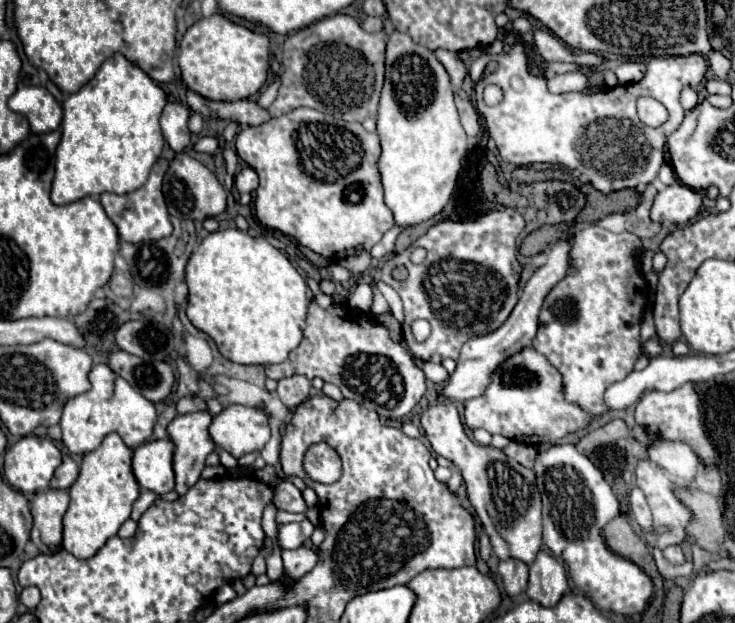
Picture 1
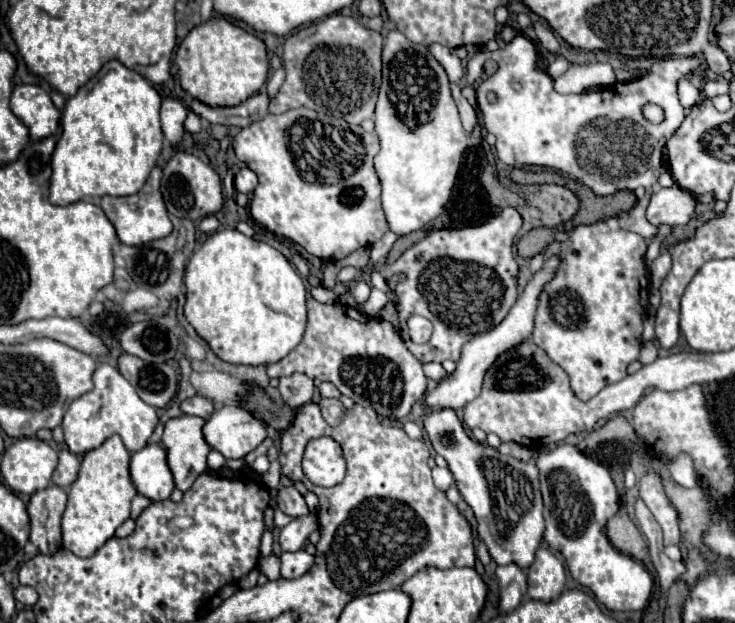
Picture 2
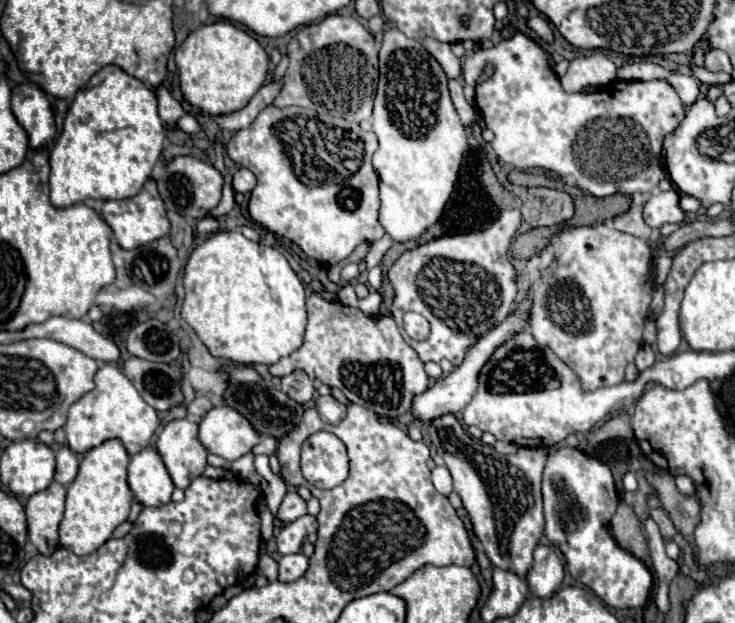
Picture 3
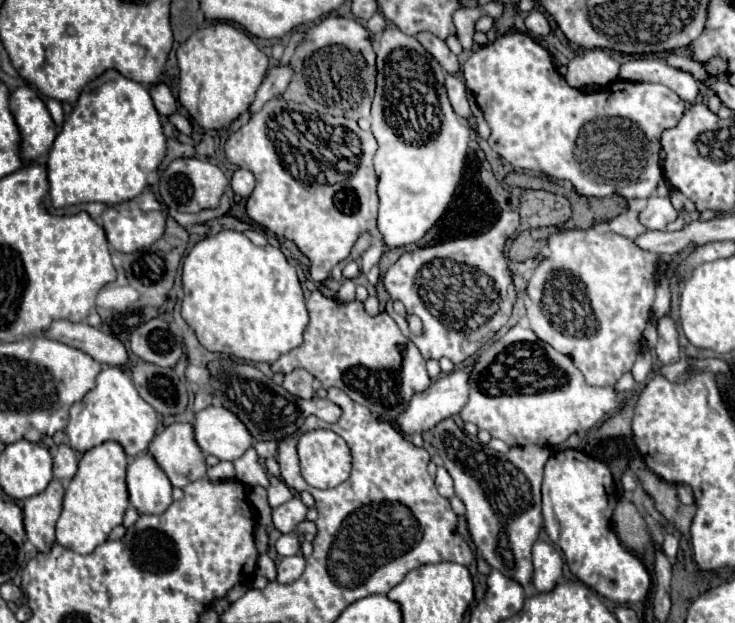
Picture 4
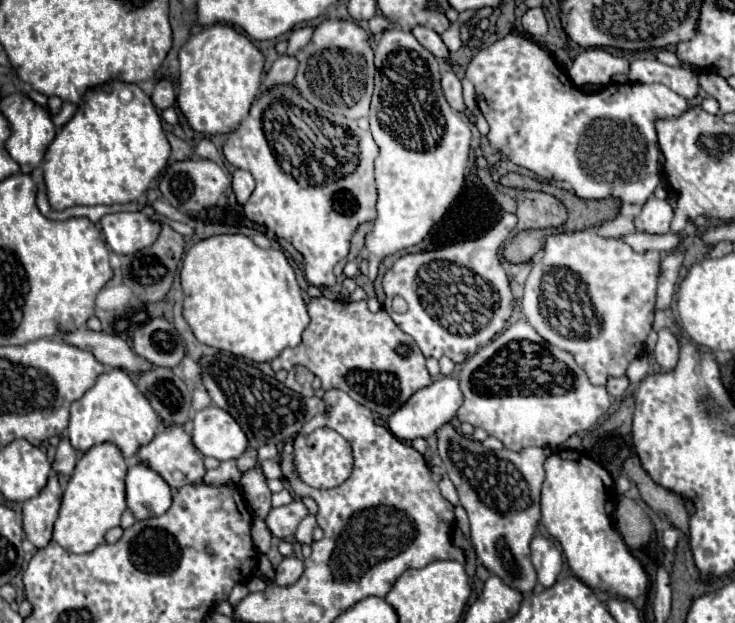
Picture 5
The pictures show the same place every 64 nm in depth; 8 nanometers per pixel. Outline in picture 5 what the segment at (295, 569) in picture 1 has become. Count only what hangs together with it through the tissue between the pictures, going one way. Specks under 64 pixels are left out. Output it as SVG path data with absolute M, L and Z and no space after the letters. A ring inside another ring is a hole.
M288 556L288 558L284 558L282 564L276 568L276 578L274 578L274 582L276 582L278 586L290 586L290 584L294 584L294 582L302 576L302 572L304 572L302 560L298 560L296 556Z

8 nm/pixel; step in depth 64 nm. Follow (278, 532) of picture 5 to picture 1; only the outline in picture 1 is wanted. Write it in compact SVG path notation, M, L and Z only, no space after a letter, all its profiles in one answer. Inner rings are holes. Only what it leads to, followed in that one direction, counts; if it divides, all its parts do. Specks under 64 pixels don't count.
M282 480L276 488L274 488L274 506L278 510L286 510L286 512L300 512L304 514L308 510L302 492L290 482L290 480Z

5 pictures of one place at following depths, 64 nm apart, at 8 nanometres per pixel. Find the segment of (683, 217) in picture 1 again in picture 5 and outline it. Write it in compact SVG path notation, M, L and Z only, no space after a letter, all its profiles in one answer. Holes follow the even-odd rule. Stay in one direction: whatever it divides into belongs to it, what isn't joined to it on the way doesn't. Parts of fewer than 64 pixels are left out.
M648 198L648 202L642 206L640 214L634 218L634 226L640 232L648 234L666 234L670 232L670 222L672 222L672 208L666 200L658 198Z

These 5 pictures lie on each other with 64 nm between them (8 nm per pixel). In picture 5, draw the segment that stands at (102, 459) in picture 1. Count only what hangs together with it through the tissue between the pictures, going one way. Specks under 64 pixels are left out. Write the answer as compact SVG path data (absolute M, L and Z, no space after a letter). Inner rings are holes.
M98 444L90 448L78 462L68 480L68 486L62 496L62 506L58 520L54 522L52 540L58 542L64 550L74 554L92 552L96 546L104 542L104 534L120 526L120 516L126 510L124 498L124 478L126 478L126 462L122 452L110 444Z

